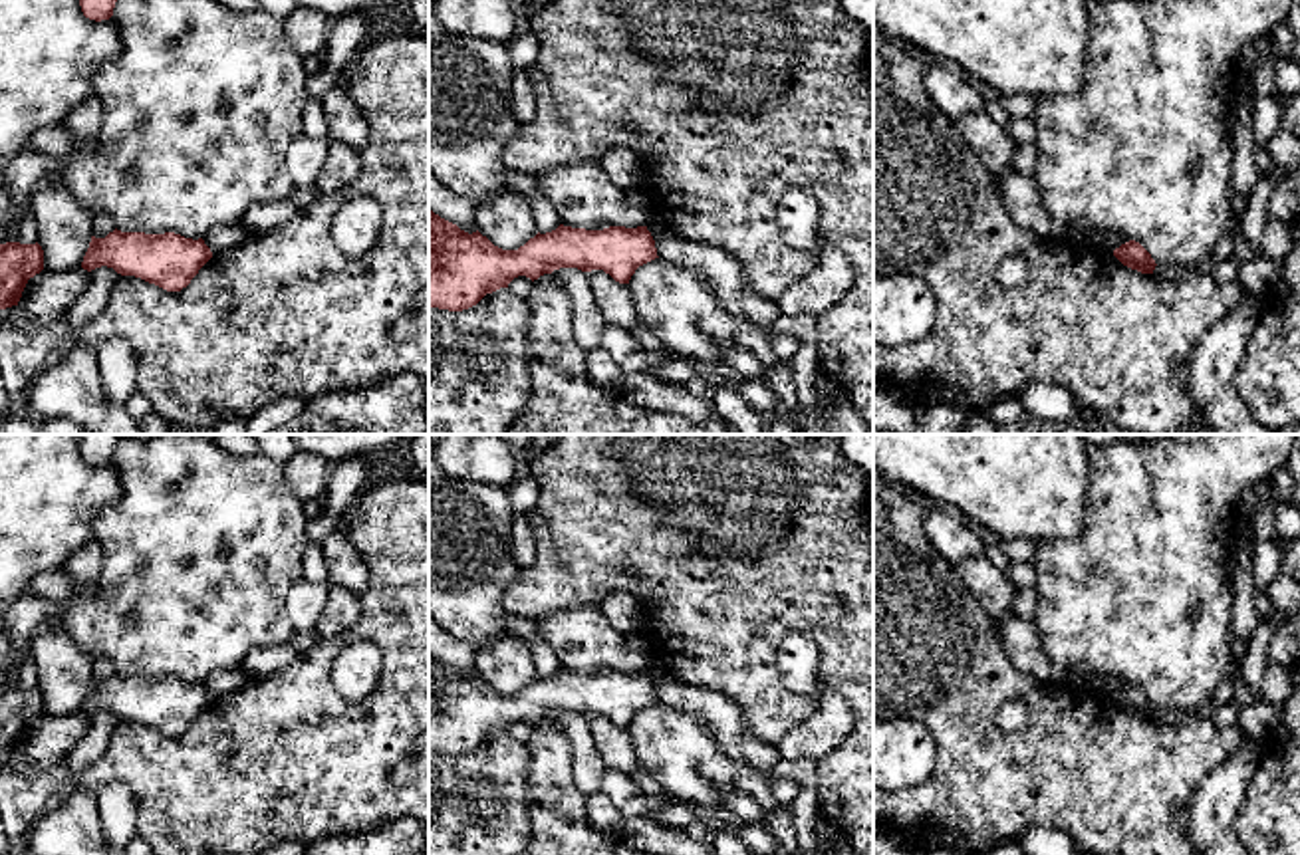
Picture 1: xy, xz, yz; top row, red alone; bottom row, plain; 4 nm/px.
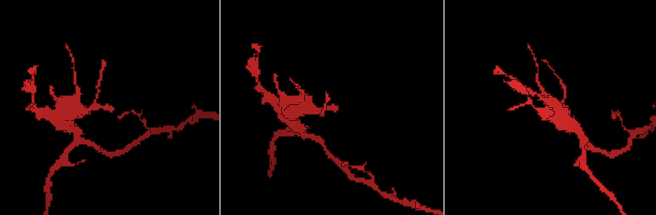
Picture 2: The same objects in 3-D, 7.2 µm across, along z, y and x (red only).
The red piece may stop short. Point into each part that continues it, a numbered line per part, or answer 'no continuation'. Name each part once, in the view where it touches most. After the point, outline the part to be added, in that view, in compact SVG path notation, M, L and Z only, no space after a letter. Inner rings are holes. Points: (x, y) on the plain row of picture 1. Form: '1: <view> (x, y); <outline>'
no continuation

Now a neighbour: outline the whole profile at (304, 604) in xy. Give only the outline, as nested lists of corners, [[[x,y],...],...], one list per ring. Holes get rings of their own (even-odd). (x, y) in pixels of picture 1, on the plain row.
[[[300,579],[286,597],[286,611],[296,631],[312,631],[325,607],[329,583]]]

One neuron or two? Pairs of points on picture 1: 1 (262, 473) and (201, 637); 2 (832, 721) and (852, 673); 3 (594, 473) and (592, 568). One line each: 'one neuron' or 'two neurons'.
1: one neuron
2: two neurons
3: one neuron

